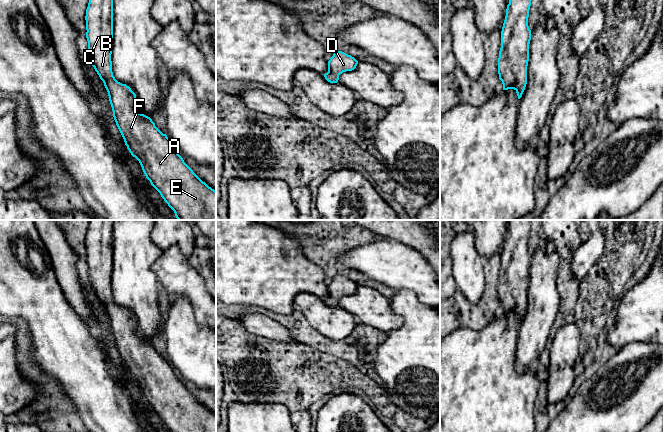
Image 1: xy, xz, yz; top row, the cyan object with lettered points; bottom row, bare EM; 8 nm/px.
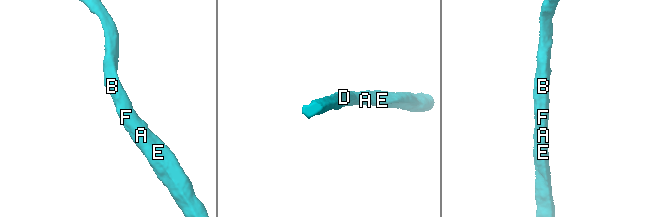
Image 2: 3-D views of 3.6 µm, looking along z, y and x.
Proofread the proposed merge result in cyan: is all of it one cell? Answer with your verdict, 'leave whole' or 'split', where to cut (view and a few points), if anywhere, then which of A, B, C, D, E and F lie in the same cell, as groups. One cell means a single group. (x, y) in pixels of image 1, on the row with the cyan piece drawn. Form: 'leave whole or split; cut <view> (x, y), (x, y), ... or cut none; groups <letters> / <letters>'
leave whole; cut none; groups A B C D E F

